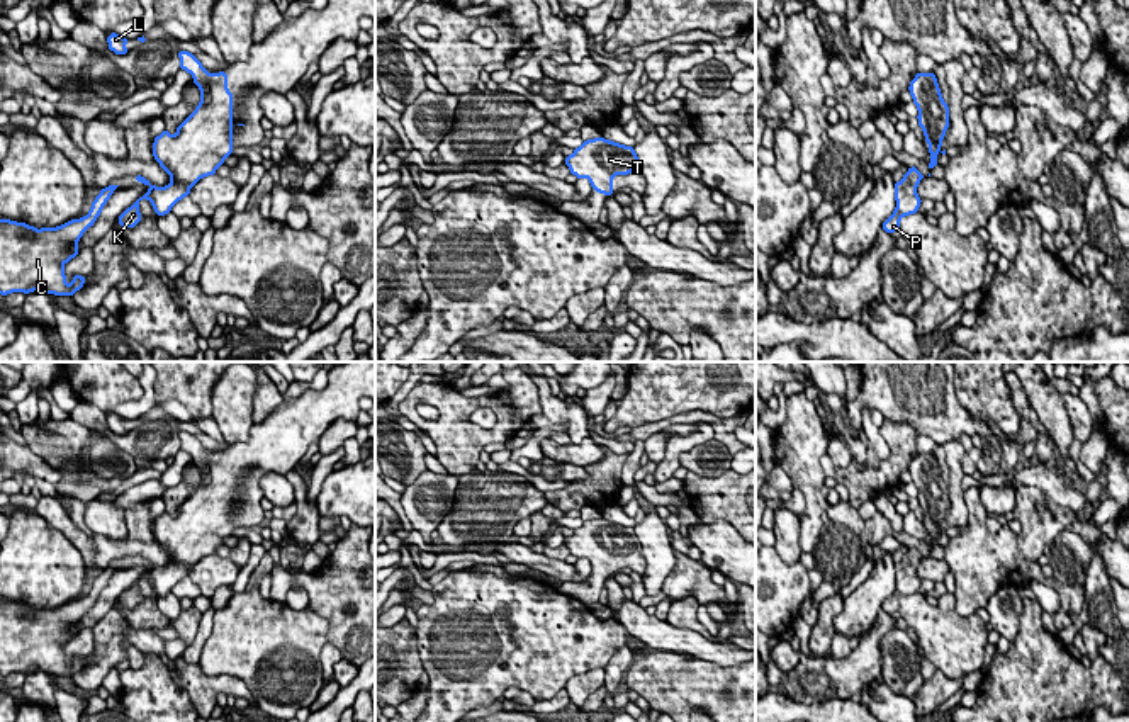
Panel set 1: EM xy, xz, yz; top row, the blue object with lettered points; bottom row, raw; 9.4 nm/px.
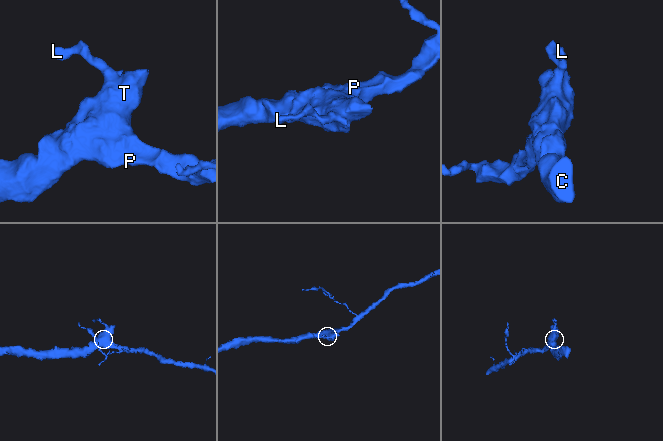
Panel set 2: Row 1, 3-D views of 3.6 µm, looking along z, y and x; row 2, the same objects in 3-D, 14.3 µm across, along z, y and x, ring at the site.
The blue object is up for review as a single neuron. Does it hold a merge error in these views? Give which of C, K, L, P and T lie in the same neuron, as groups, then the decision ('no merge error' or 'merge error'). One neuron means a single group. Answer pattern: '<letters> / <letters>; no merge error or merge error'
C K L P T; no merge error

